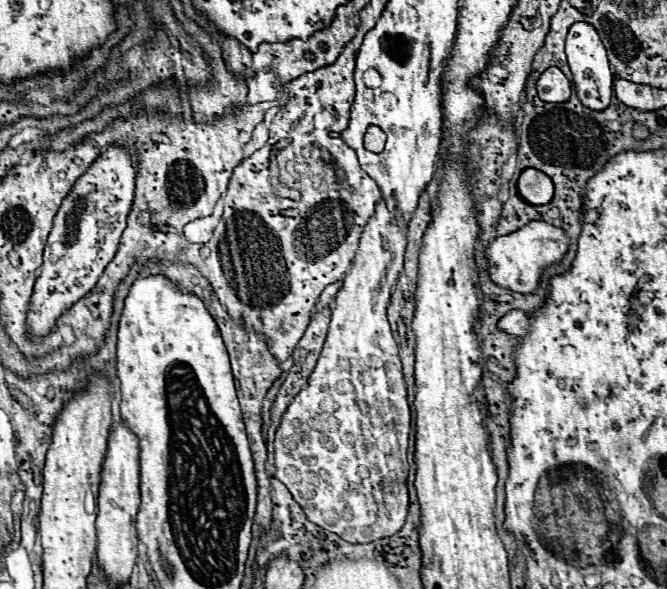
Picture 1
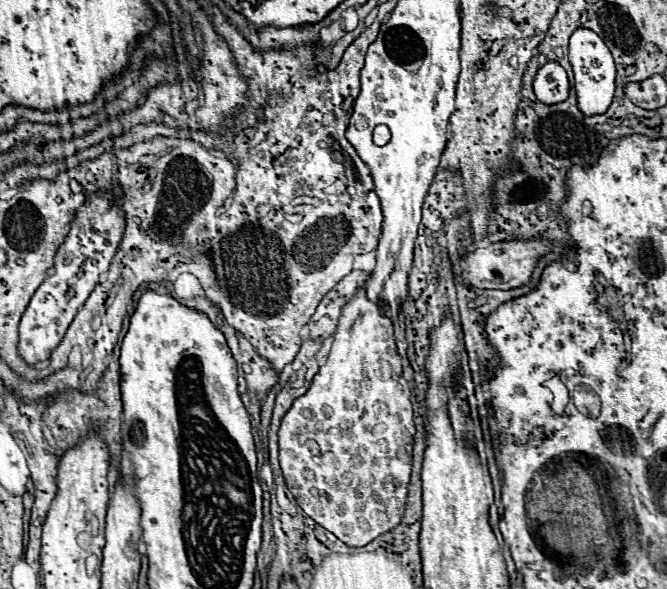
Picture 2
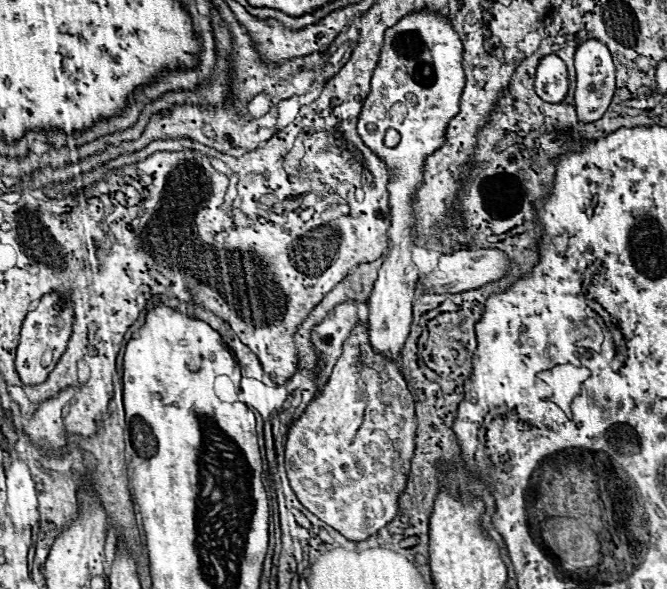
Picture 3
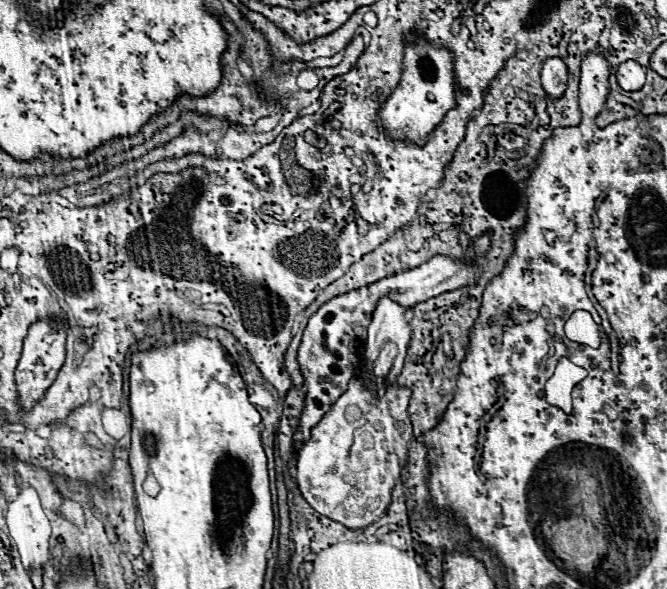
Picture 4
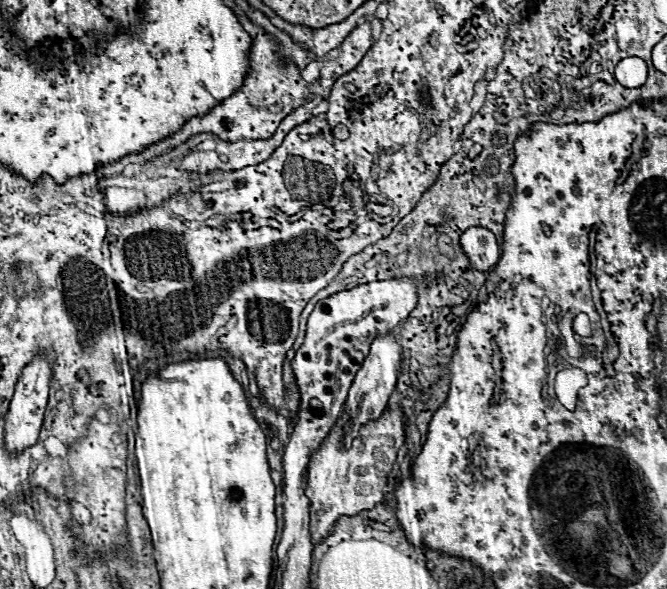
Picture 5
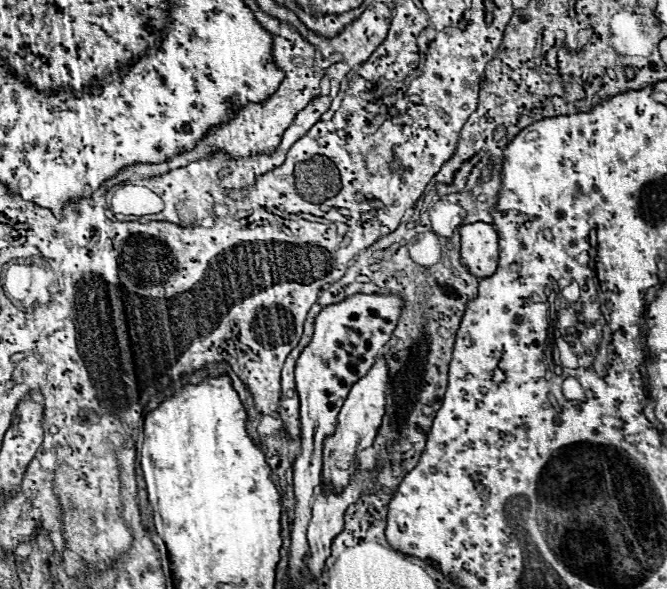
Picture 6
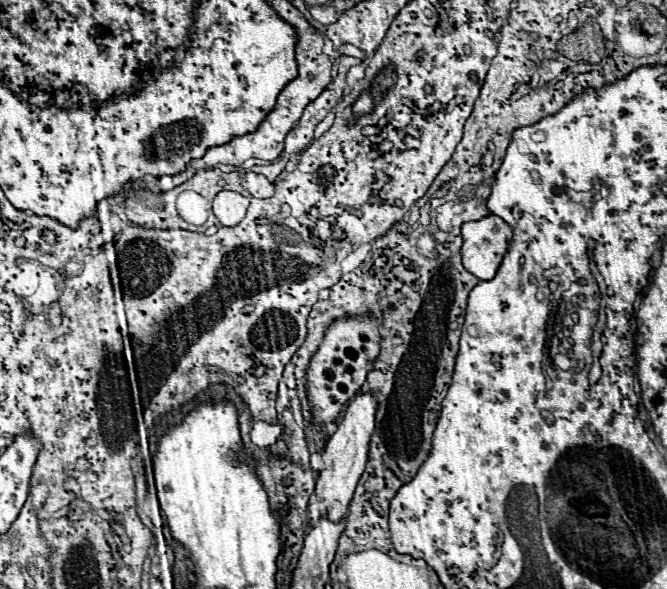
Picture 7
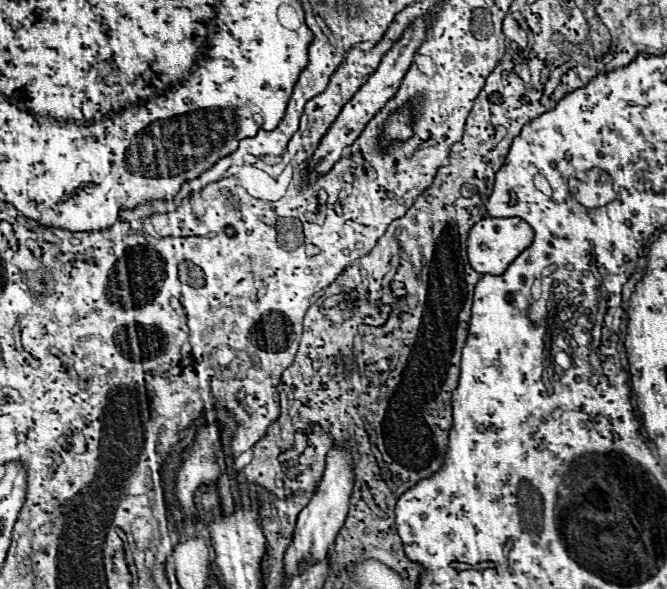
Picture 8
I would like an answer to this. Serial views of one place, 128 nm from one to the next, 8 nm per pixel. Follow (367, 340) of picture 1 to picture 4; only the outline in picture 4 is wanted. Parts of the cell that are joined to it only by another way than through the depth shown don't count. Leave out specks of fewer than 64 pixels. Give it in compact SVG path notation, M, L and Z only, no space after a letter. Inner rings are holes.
M356 372L354 380L350 380L348 384L348 390L332 404L332 410L320 420L318 426L312 428L310 440L306 440L304 446L298 450L296 480L302 496L318 514L338 520L348 528L366 528L386 512L390 504L390 492L406 464L408 442L412 438L412 424L406 412L408 400L410 390L398 386L396 382L386 388L386 394L382 398L376 396L370 390L370 384L366 384L366 376L362 376L362 372Z

